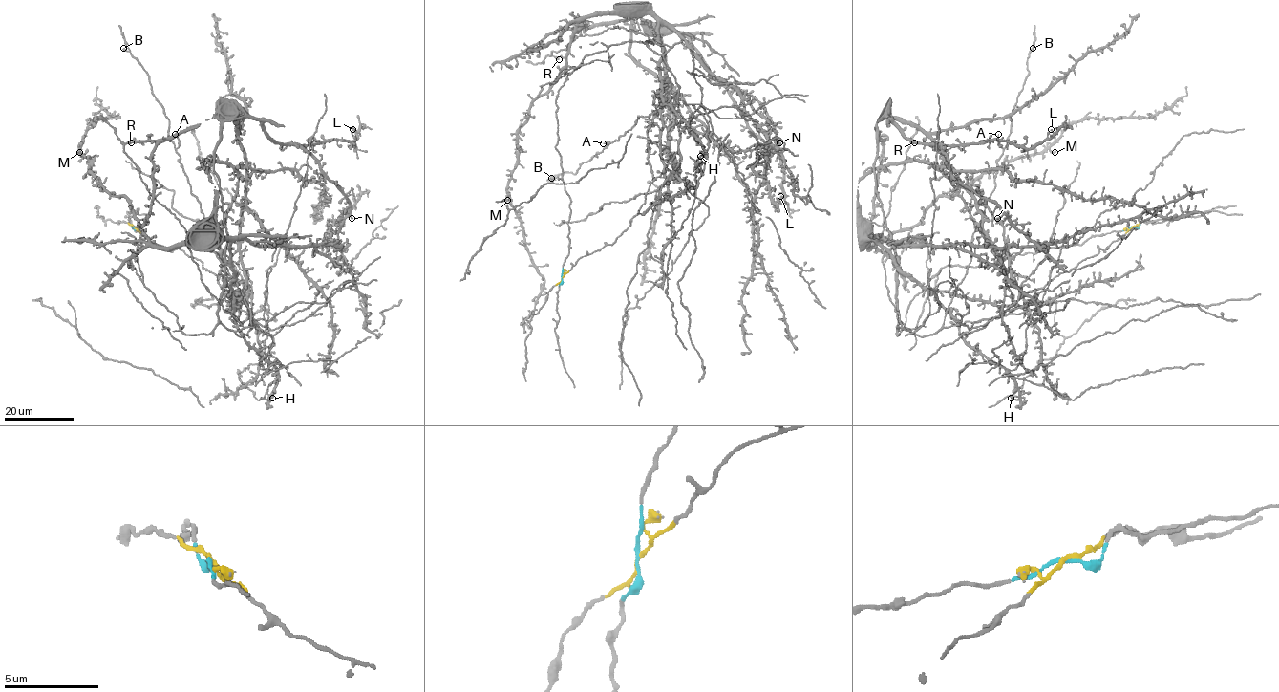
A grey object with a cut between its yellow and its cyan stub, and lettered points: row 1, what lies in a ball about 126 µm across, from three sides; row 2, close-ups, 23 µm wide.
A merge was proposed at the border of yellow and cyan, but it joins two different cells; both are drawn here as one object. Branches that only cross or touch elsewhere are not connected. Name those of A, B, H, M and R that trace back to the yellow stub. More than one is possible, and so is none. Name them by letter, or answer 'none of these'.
H, M

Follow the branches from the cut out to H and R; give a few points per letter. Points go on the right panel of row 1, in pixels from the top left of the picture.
H: (1133, 227), (1069, 271), (1025, 291), (1015, 304), (937, 293), (967, 343), (1013, 379), (1018, 391), (1011, 398)
R: (1133, 227), (986, 266), (947, 265), (896, 335), (902, 323), (909, 330), (888, 298), (883, 223), (914, 142)

